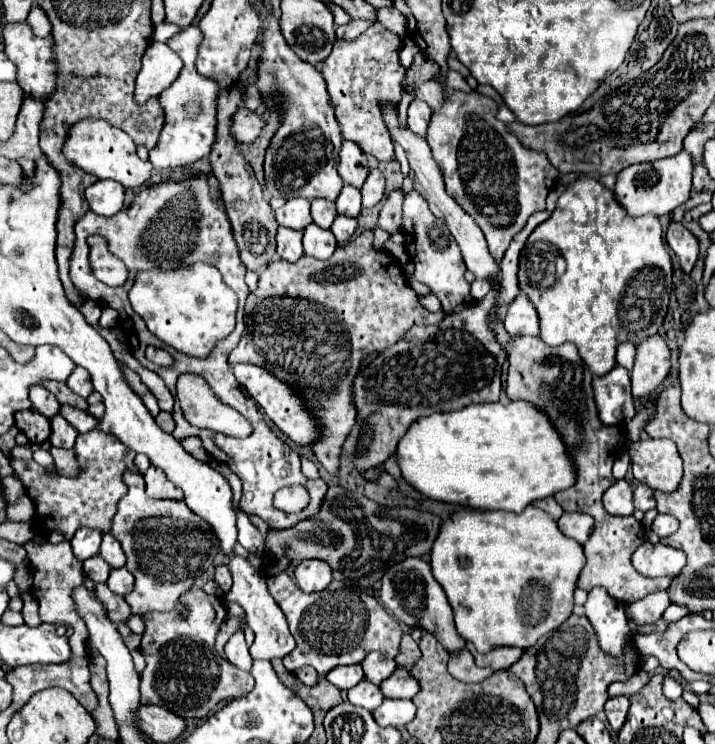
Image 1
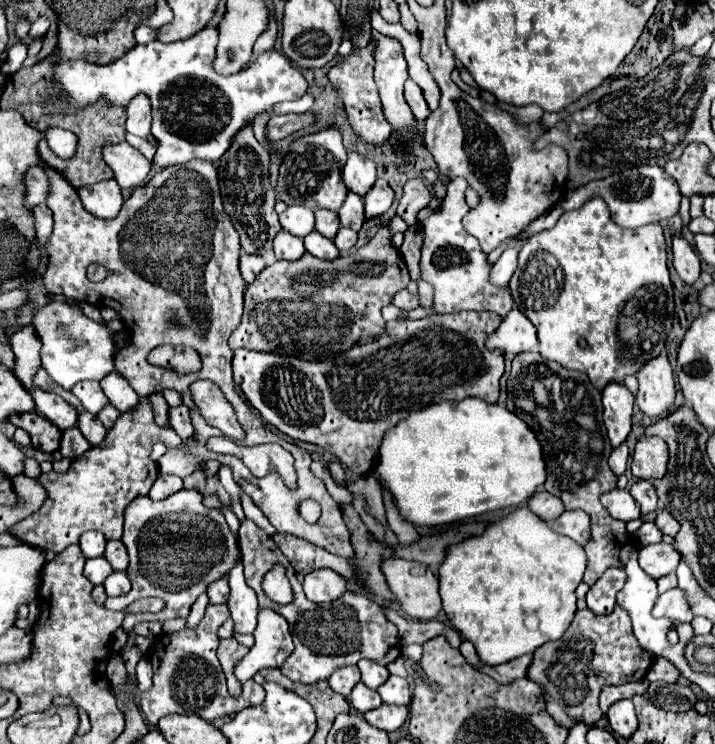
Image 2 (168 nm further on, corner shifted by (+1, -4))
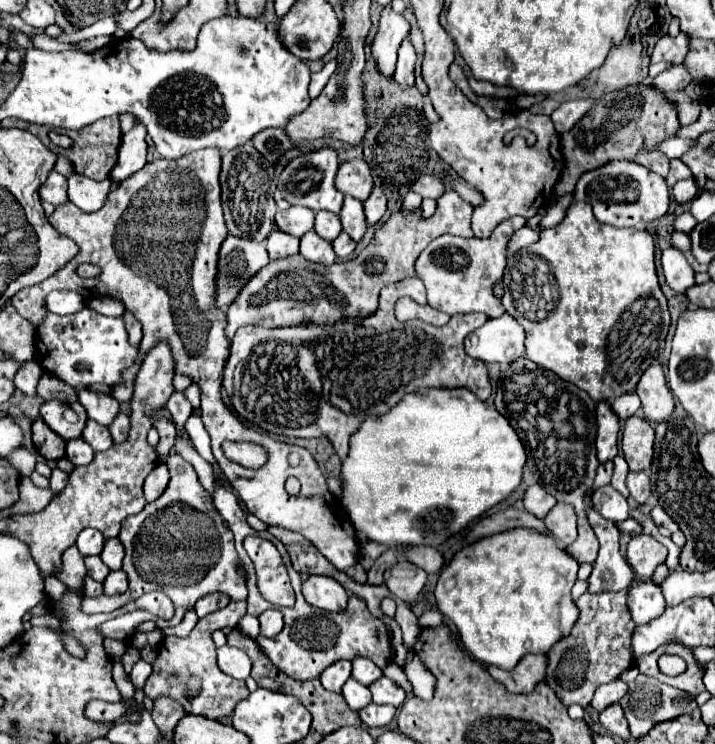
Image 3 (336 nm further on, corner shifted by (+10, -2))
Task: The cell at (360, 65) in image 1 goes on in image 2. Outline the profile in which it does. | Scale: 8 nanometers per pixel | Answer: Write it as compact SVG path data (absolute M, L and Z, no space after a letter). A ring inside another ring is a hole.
M372 40L364 48L352 50L352 54L348 54L348 56L342 56L338 60L338 64L334 64L330 68L328 80L336 88L336 94L342 100L344 108L346 108L348 124L352 126L352 130L356 132L356 136L362 138L362 140L366 140L366 142L370 142L370 144L384 144L390 138L392 128L386 122L386 118L382 116L378 88L376 88L374 76L372 76L374 74L374 48L376 48L376 40Z

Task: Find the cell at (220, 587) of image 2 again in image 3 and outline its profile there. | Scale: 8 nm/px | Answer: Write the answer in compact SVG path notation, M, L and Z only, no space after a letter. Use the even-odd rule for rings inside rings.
M209 594L209 596L203 596L195 604L195 612L199 618L203 618L203 616L209 616L209 614L225 608L227 604L229 604L229 598L225 598L225 594Z

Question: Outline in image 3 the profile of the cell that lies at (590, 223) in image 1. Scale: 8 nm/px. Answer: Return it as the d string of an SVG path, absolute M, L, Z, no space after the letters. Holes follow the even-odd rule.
M573 202L559 226L541 230L539 242L519 250L517 256L511 254L503 274L503 306L525 328L527 358L573 382L595 402L611 402L617 394L633 392L641 374L663 352L669 330L667 298L659 288L653 248L649 232L605 226L595 220L589 204Z

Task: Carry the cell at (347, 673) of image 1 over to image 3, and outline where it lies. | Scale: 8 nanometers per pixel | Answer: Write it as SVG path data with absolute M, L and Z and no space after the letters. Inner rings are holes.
M341 660L341 662L335 662L333 666L327 666L327 670L323 670L319 680L327 690L341 692L343 684L349 680L349 676L351 676L351 662Z

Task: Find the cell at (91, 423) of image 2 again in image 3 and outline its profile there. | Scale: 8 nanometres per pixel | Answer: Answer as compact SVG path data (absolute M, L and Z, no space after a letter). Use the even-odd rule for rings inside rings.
M93 420L87 422L87 426L83 430L83 440L87 440L95 452L105 452L113 446L113 438L111 438L109 430L105 426L99 426Z

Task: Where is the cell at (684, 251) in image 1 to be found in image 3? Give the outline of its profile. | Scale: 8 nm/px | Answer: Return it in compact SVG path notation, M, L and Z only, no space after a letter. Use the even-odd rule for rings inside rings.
M675 248L663 250L661 264L663 264L665 280L667 280L667 284L669 284L671 290L683 294L687 288L691 288L695 284L693 268L689 266L687 258L683 256L683 252L679 252Z

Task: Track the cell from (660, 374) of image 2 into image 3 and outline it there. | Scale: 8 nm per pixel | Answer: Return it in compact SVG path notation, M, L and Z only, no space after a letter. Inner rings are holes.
M651 364L637 384L637 396L641 398L641 410L651 424L663 422L675 410L675 396L671 394L663 368Z

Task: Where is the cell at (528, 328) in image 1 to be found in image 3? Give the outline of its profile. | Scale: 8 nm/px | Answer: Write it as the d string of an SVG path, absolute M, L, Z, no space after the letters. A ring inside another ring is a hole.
M505 312L495 320L487 320L479 330L467 336L465 352L473 358L483 360L485 364L513 364L525 352L523 340L523 328Z

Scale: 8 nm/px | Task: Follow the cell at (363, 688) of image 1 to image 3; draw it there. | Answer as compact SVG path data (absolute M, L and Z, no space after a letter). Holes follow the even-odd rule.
M349 678L343 686L343 696L345 702L349 704L351 710L361 710L365 704L371 704L371 692L365 684L357 682L355 678Z

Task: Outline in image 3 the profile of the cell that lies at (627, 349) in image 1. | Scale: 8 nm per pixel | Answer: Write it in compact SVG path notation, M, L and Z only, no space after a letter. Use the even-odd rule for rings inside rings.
M629 392L629 394L621 394L619 398L615 398L611 402L611 408L617 414L619 422L625 422L629 416L633 416L633 414L639 412L641 402L639 402L639 396L635 392Z

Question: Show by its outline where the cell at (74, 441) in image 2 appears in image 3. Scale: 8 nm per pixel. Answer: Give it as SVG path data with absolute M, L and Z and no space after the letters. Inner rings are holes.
M83 438L67 442L67 460L71 460L75 466L89 464L93 460L93 454L93 448Z

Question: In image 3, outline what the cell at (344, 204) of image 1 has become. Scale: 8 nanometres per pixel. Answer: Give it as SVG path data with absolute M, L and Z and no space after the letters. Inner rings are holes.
M345 196L345 204L343 204L343 210L341 210L341 224L343 224L343 230L355 240L359 242L365 232L367 232L367 220L365 220L365 212L363 212L363 204L357 202L355 198L349 198Z

